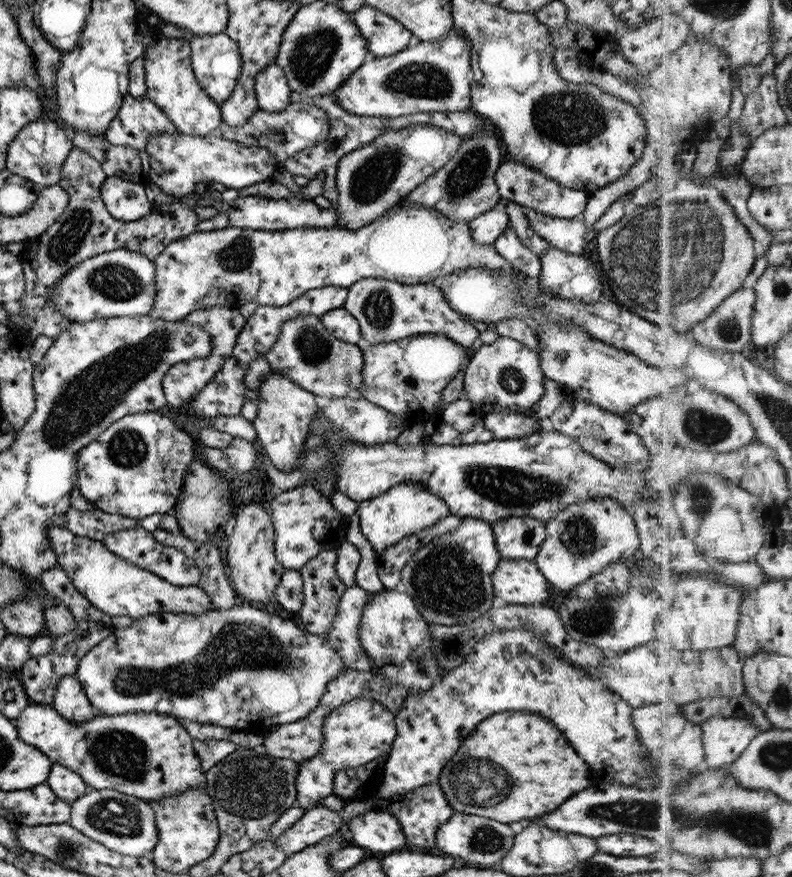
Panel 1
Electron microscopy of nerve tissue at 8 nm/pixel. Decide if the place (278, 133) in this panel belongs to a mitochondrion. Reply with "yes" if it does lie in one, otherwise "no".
yes

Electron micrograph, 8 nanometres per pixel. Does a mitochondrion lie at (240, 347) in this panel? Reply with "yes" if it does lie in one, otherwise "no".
no

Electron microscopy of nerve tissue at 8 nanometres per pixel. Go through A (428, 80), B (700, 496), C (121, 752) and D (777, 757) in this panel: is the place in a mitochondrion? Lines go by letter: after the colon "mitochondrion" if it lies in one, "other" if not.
A: mitochondrion
B: mitochondrion
C: mitochondrion
D: mitochondrion

